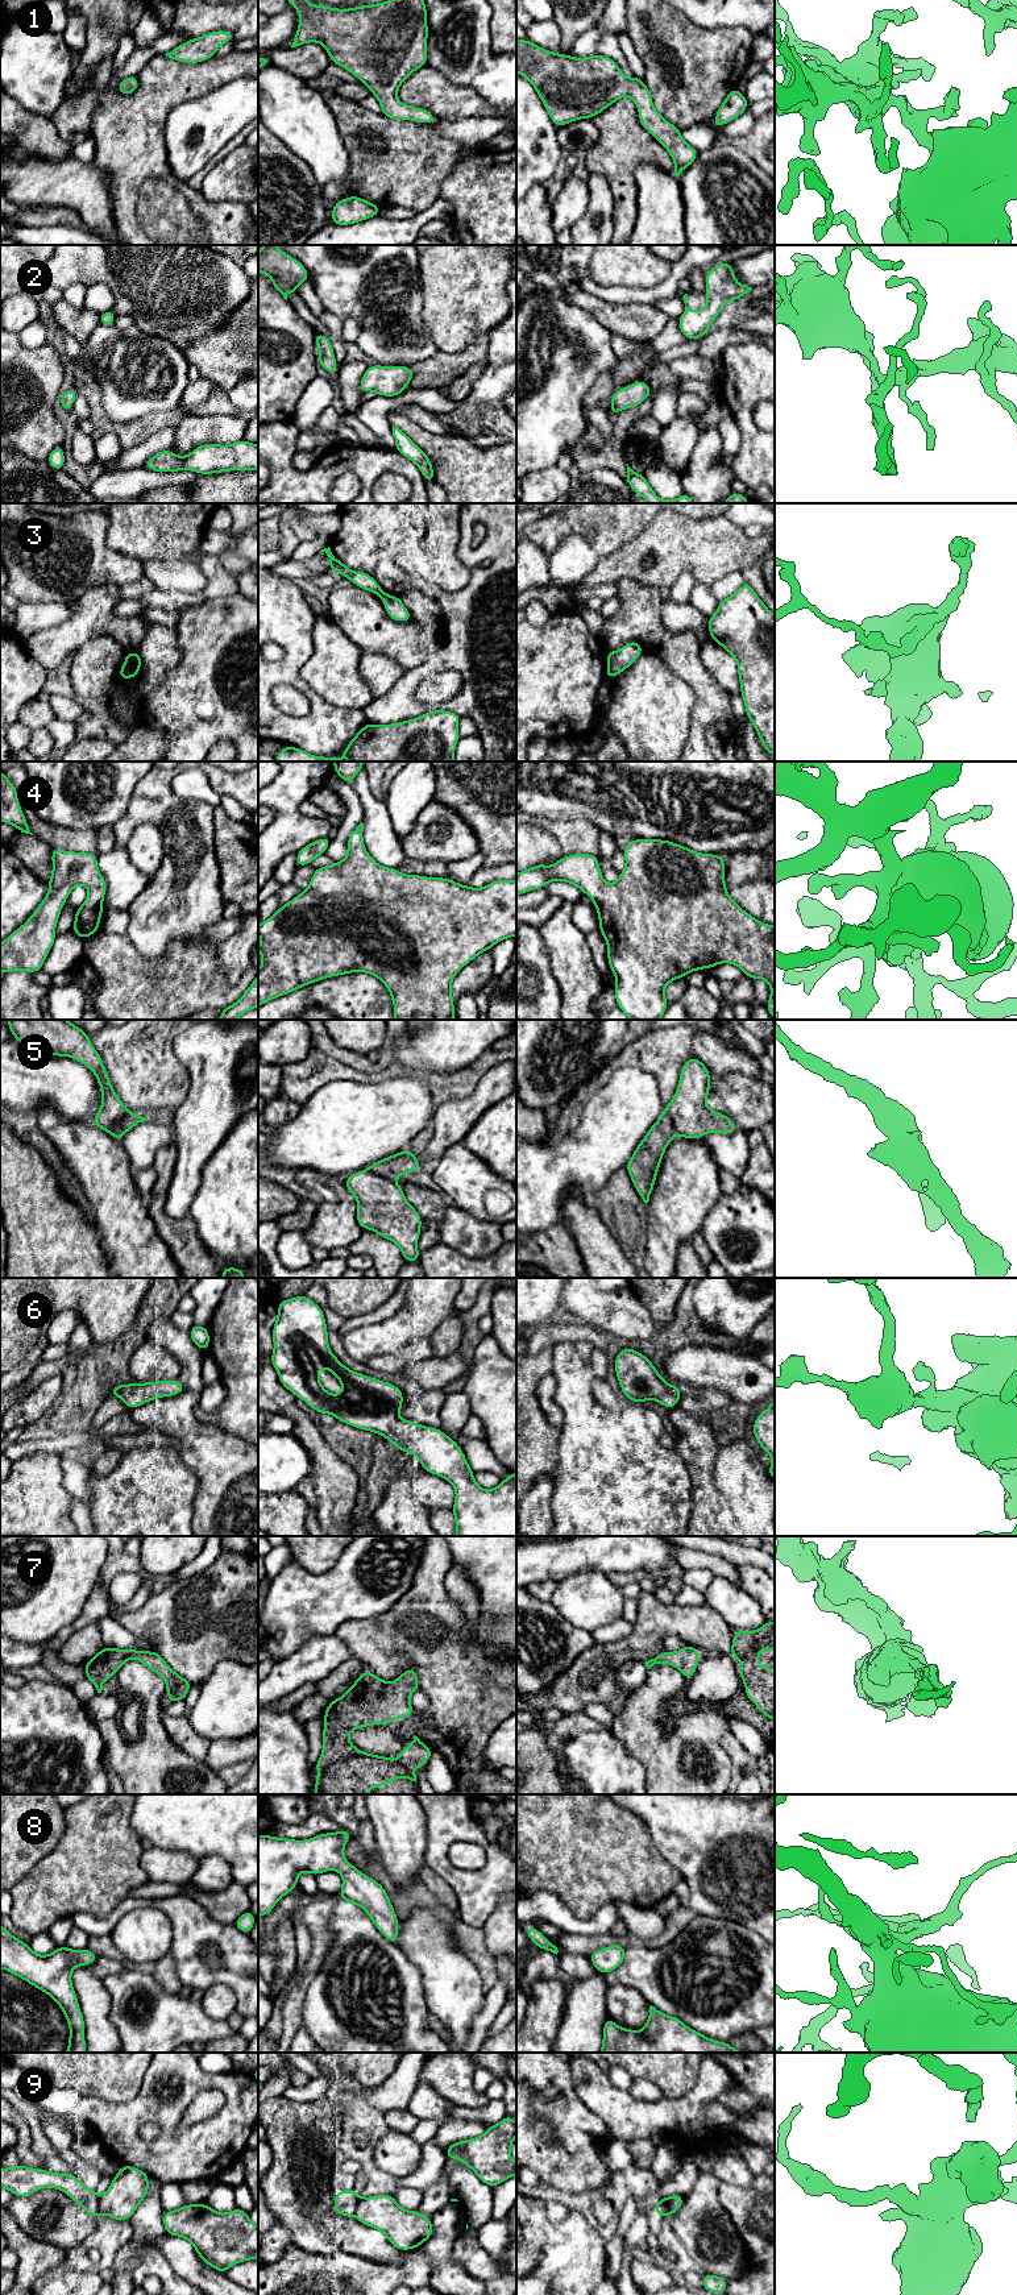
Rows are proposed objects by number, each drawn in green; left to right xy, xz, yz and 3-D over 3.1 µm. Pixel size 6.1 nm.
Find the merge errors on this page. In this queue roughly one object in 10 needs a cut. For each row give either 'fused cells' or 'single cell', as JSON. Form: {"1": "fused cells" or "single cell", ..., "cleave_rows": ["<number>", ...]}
{"1": "single cell", "2": "single cell", "3": "fused cells", "4": "single cell", "5": "fused cells", "6": "single cell", "7": "single cell", "8": "single cell", "9": "fused cells", "cleave_rows": ["3", "5", "9"]}

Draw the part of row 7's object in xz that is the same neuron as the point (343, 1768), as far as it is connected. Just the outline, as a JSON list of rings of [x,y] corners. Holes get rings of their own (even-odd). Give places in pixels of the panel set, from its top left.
[[[414,1668],[393,1682],[366,1669],[345,1694],[329,1702],[324,1711],[323,1752],[315,1764],[315,1794],[369,1794],[371,1786],[391,1785],[394,1779],[416,1783],[411,1769],[427,1764],[433,1754],[418,1736],[393,1760],[360,1751],[349,1742],[349,1734],[371,1725],[390,1726],[394,1718],[412,1715],[410,1694],[418,1689]]]

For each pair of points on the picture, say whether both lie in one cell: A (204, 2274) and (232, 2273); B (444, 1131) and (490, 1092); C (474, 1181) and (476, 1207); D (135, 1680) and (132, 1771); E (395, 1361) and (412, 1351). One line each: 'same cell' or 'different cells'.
A: different cells
B: same cell
C: same cell
D: same cell
E: different cells

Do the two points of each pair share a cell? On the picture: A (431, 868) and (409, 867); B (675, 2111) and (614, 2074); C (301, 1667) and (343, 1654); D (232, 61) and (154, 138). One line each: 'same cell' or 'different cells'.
A: same cell
B: different cells
C: same cell
D: same cell

